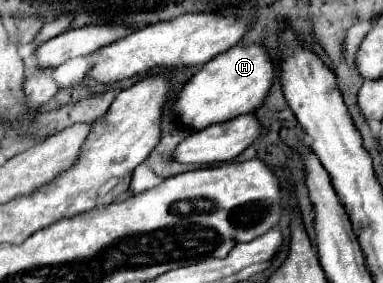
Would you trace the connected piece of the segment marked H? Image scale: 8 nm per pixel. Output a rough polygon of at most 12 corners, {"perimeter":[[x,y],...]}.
{"perimeter":[[232,46],[176,96],[182,124],[256,112],[274,82],[266,46]]}

